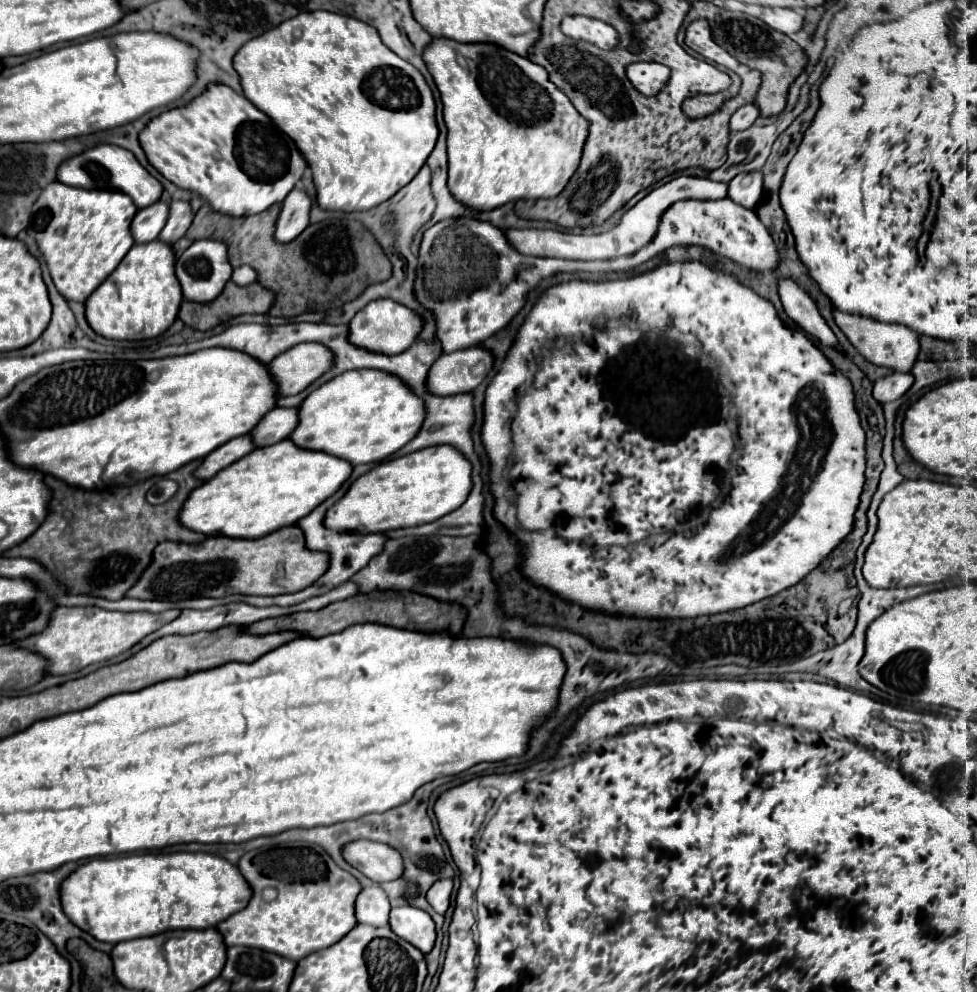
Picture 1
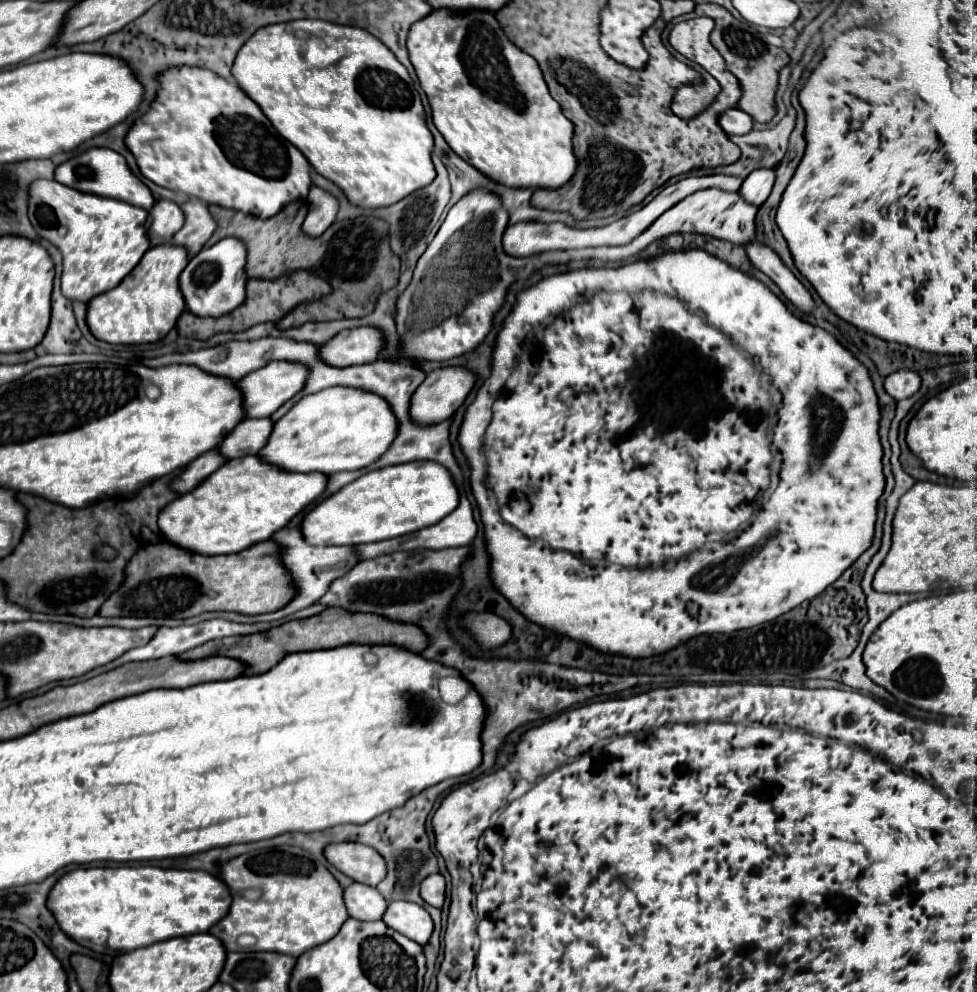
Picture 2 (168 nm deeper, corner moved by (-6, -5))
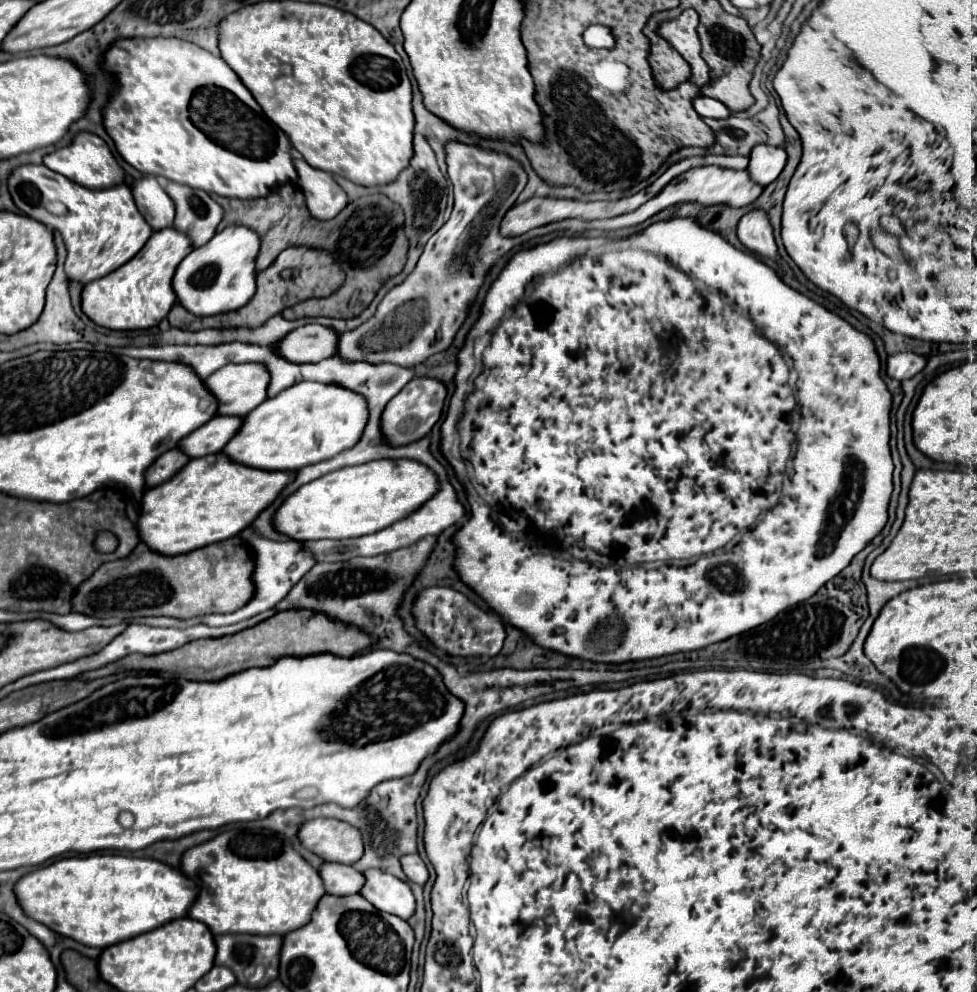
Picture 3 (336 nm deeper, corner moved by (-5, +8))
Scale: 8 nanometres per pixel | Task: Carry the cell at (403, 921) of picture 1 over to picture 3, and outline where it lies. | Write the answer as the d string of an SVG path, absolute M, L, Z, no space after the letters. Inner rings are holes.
M366 871L364 875L368 885L362 891L362 897L366 897L376 909L398 915L406 921L416 913L416 899L408 883L382 871Z

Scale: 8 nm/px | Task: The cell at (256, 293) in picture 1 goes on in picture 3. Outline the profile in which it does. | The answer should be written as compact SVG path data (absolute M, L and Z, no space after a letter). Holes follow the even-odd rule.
M288 247L284 249L278 259L264 271L256 275L256 293L254 297L236 311L214 315L214 317L198 317L186 311L182 305L174 305L168 313L168 321L172 327L180 327L186 331L198 331L206 327L222 329L222 327L254 327L262 325L262 321L282 313L286 307L292 307L300 301L306 301L310 297L326 297L332 291L336 291L344 281L342 269L336 265L336 261L322 249L310 249L310 247Z

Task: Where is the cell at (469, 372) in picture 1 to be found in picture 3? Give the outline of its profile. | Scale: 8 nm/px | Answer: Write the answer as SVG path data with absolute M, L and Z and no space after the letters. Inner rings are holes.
M414 377L392 401L386 405L382 413L382 431L394 445L406 445L412 441L422 439L430 429L436 425L436 421L442 415L442 407L446 401L448 389L440 379L432 377Z

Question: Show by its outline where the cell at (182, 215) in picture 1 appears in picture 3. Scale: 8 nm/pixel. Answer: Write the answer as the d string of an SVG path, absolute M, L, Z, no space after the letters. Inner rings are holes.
M168 183L166 193L176 203L174 229L186 233L194 247L210 241L222 221L222 207L202 189Z

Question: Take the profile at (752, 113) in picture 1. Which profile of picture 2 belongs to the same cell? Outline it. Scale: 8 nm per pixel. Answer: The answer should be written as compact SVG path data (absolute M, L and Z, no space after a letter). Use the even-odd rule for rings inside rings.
M729 108L719 116L719 126L731 136L731 134L747 134L753 128L753 120L749 114Z

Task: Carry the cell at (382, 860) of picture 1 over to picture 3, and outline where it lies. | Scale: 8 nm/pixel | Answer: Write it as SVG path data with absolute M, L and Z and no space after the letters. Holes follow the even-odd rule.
M338 819L306 821L298 837L306 849L314 851L324 861L352 865L364 855L362 833Z

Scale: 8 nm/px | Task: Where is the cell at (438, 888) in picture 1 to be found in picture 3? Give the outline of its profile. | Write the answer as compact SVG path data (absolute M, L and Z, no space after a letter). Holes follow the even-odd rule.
M420 855L402 857L402 869L412 883L424 885L428 881L428 869L426 869L426 863L420 859Z

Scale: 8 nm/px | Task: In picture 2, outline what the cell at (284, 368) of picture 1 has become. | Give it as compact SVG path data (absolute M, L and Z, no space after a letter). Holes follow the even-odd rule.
M269 362L267 366L247 374L245 378L239 378L237 384L243 394L243 412L245 412L243 418L247 420L247 418L271 416L283 402L293 398L305 386L305 378L307 378L307 368L291 362Z

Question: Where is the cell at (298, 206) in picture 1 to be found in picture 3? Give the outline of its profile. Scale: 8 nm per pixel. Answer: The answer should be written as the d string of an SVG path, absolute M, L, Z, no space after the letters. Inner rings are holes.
M294 157L298 169L298 183L306 195L306 205L310 215L319 221L333 219L346 207L348 197L330 173L310 167L300 157Z

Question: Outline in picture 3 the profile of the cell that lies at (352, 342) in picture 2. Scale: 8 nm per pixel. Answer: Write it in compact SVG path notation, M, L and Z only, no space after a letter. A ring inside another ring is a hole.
M304 325L276 343L294 363L318 363L338 351L338 331L324 325Z

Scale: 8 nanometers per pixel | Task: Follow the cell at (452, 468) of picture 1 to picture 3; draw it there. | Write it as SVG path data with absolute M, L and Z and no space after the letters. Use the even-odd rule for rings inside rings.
M378 459L356 467L344 467L292 493L276 511L274 525L280 533L298 541L350 539L376 533L420 509L440 491L432 469L412 459Z

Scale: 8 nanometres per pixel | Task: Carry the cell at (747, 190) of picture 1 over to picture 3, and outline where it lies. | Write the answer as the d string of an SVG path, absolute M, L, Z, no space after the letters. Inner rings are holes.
M756 145L750 151L750 163L748 163L748 175L754 183L766 187L770 185L786 163L786 151L774 149L772 145Z

